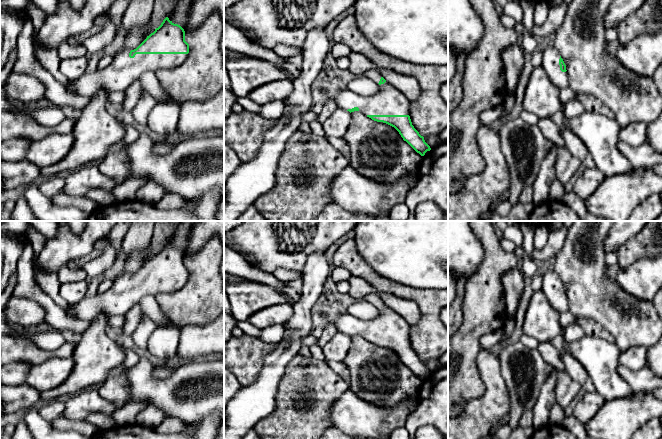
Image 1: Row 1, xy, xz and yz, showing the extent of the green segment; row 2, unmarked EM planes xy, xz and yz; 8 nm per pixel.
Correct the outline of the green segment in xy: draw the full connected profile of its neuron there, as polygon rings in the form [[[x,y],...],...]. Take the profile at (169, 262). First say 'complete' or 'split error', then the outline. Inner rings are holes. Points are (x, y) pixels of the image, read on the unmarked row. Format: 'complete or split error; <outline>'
split error; [[[166,241],[136,273],[124,273],[114,280],[109,290],[93,297],[85,296],[71,304],[65,313],[90,322],[100,314],[124,315],[146,295],[155,297],[159,293],[179,291],[188,277],[184,253]]]

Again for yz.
split error; [[[549,270],[542,275],[542,291],[551,306],[559,313],[567,311],[569,309],[569,301],[566,289],[558,274],[554,270]]]

